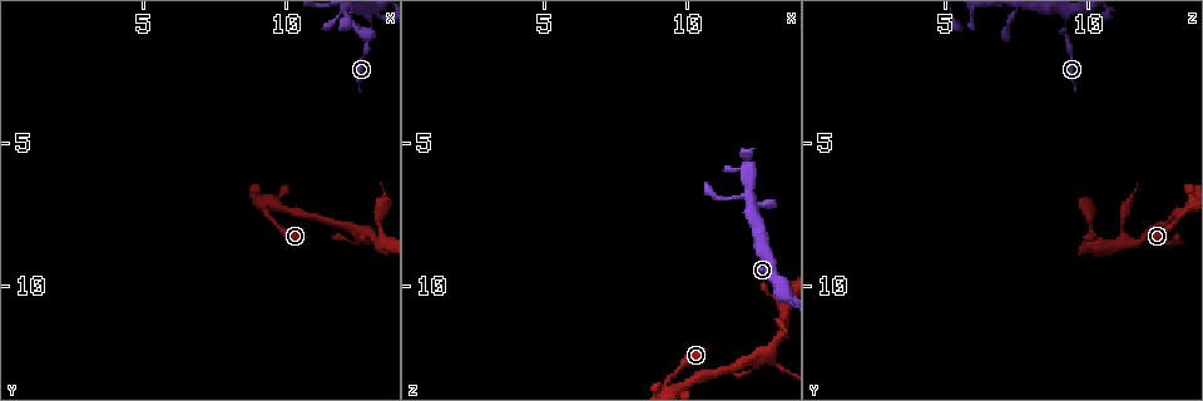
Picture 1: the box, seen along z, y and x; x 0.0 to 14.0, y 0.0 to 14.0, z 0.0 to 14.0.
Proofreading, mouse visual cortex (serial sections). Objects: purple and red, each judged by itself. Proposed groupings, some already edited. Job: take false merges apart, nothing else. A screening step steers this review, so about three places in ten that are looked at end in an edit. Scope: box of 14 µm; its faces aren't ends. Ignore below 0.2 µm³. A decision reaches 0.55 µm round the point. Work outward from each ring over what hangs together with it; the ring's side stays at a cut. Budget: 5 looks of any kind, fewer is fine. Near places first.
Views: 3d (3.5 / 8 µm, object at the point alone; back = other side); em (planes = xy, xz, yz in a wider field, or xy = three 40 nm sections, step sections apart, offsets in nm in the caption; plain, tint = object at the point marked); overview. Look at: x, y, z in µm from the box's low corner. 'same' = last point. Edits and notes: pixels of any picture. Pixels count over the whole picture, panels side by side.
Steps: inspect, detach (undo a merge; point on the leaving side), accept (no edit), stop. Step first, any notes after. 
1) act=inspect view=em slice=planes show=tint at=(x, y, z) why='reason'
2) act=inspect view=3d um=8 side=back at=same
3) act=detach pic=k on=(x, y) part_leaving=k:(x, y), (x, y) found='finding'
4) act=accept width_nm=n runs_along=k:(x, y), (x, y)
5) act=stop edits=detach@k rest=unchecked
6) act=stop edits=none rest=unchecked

act=inspect view=em slice=xy step=5 show=tint at=(9.2, 7.4, 13.5) why='three arms meet'

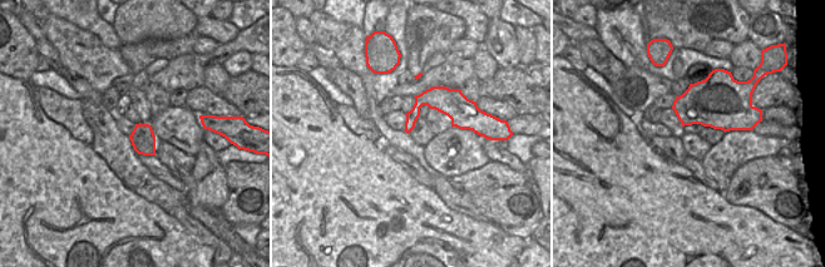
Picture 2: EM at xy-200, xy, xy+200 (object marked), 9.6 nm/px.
act=inspect view=3d um=3.5 at=same why='wider look'

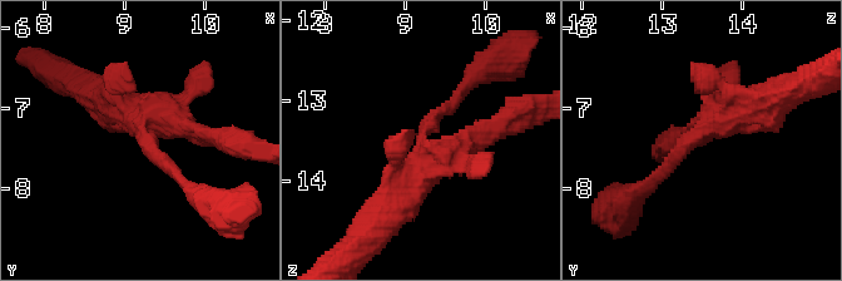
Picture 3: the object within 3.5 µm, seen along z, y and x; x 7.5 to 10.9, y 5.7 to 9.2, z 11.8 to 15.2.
act=accept runs_along=3:(640, 191), (704, 129) found='continuous, no second cell'

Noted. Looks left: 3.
act=inspect view=3d um=8 side=back at=(12.6, 8.1, 12.4) why='side arm on a straight run'

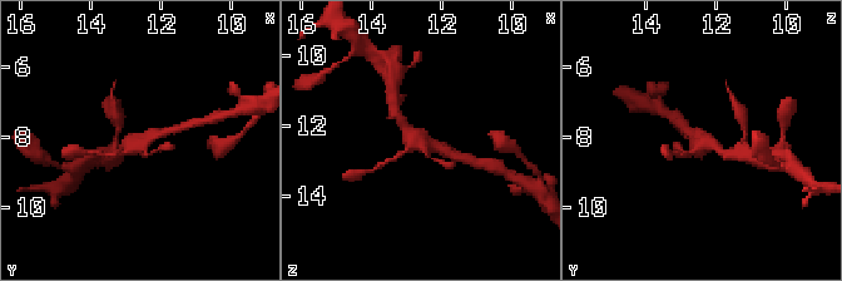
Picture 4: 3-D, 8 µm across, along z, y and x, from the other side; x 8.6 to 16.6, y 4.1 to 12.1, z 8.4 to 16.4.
act=inspect view=3d um=3.5 at=(12.6, 8.1, 12.3)

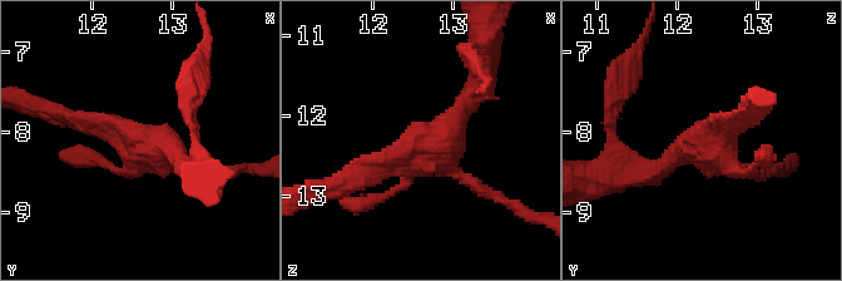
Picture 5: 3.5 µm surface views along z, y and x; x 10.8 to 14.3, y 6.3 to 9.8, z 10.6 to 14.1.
act=accept arm_widths_nm=150,200,250 runs_along=5:(355, 182), (436, 141), (475, 92) found='one cell here'

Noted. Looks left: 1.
act=stop edits=none rest=unchecked

